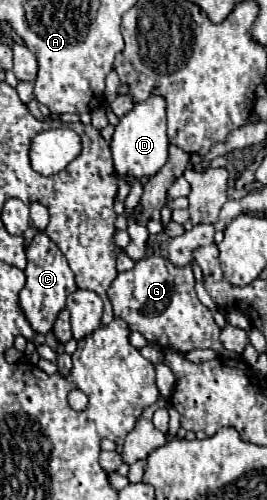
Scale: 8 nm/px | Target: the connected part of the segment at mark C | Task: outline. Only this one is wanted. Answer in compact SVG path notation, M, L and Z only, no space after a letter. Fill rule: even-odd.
M39 232L29 250L27 250L27 268L25 268L25 276L27 276L27 284L19 294L19 302L21 308L27 316L27 320L31 322L35 332L47 334L53 328L53 322L57 318L57 314L65 308L65 300L67 296L77 290L74 273L71 272L67 258L63 256L63 252L57 248L55 242L51 242L49 236L45 236L45 232Z

